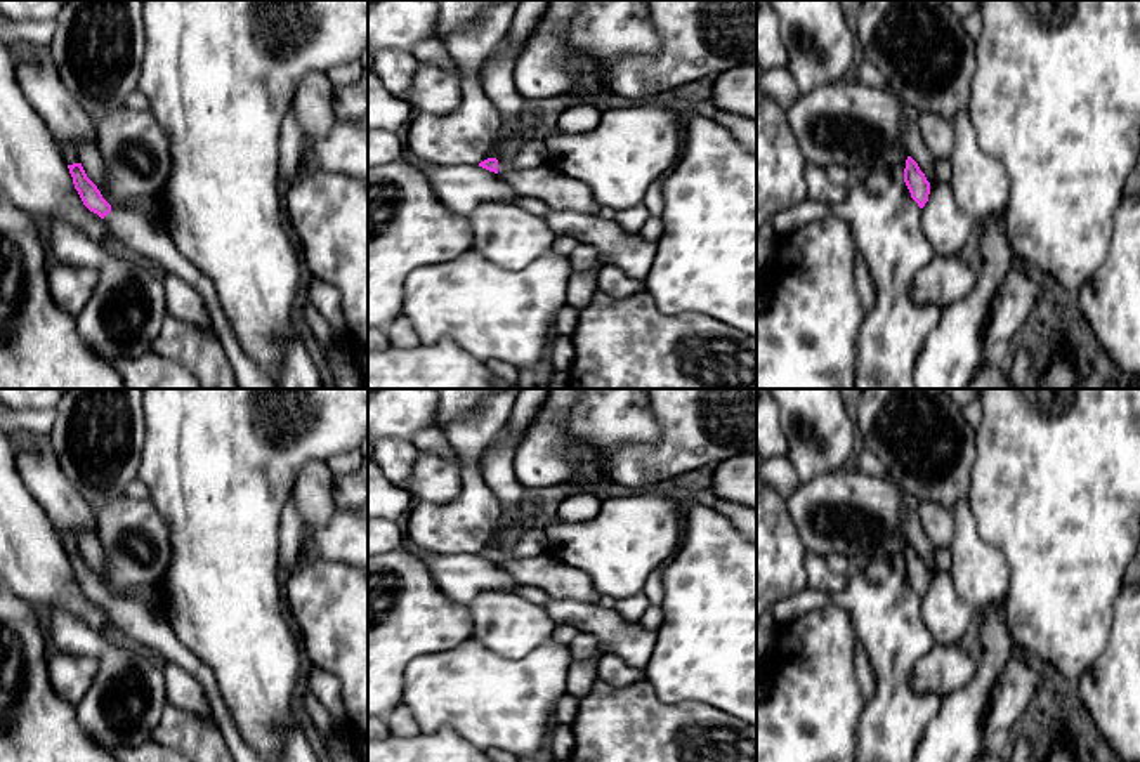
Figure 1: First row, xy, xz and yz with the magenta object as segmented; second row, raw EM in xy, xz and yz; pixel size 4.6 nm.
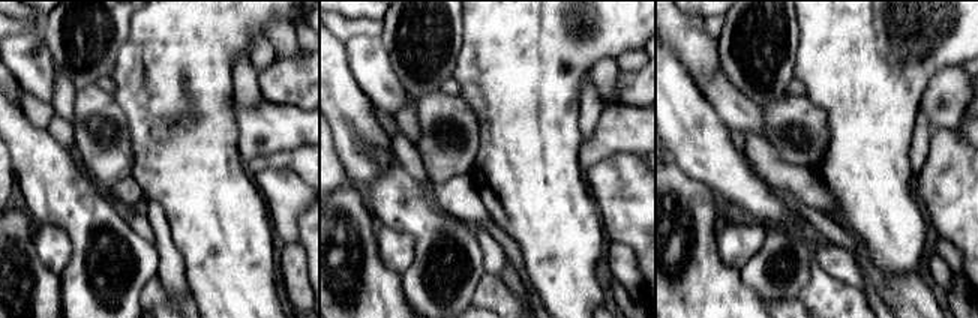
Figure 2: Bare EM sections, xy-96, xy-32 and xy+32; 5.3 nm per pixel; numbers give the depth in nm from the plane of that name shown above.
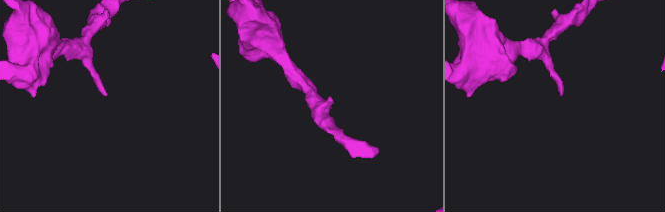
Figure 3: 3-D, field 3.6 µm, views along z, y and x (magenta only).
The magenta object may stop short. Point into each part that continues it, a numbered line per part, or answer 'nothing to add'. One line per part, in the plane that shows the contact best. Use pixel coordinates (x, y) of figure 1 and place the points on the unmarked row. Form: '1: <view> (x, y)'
1: xy (134, 620)

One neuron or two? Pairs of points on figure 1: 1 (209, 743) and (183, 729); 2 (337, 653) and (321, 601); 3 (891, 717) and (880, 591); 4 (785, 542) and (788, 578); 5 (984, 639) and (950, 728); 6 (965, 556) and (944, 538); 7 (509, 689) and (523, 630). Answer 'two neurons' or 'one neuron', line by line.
1: one neuron
2: one neuron
3: one neuron
4: one neuron
5: one neuron
6: two neurons
7: two neurons

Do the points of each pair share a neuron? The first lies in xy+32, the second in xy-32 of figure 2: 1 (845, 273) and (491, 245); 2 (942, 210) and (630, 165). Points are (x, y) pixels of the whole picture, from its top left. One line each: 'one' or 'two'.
1: one
2: one

